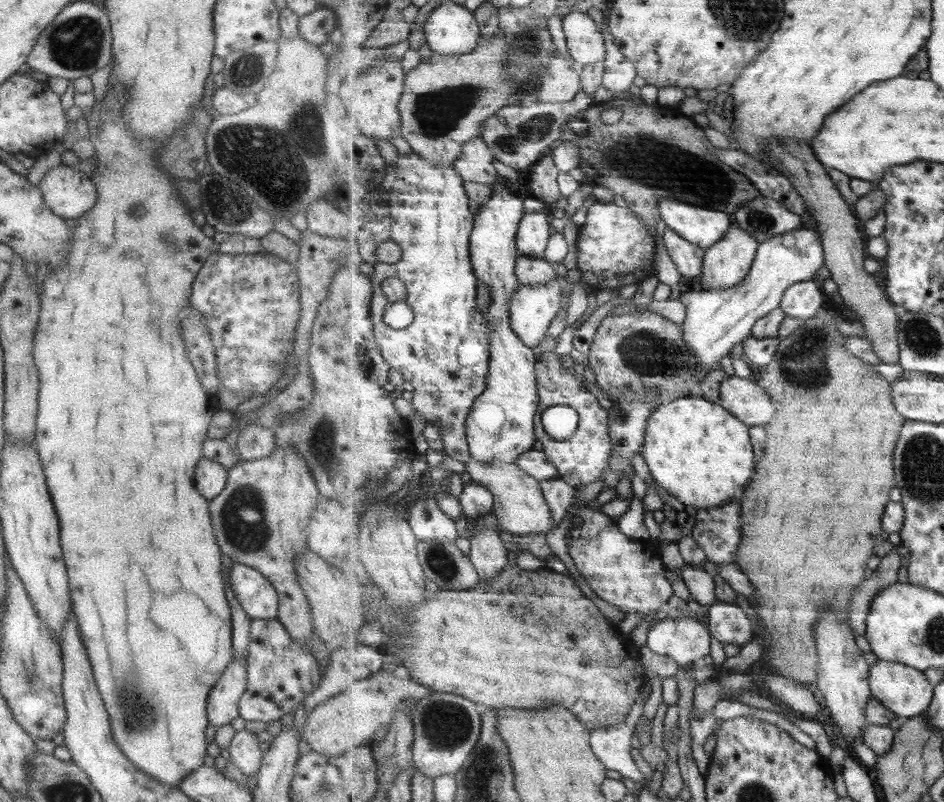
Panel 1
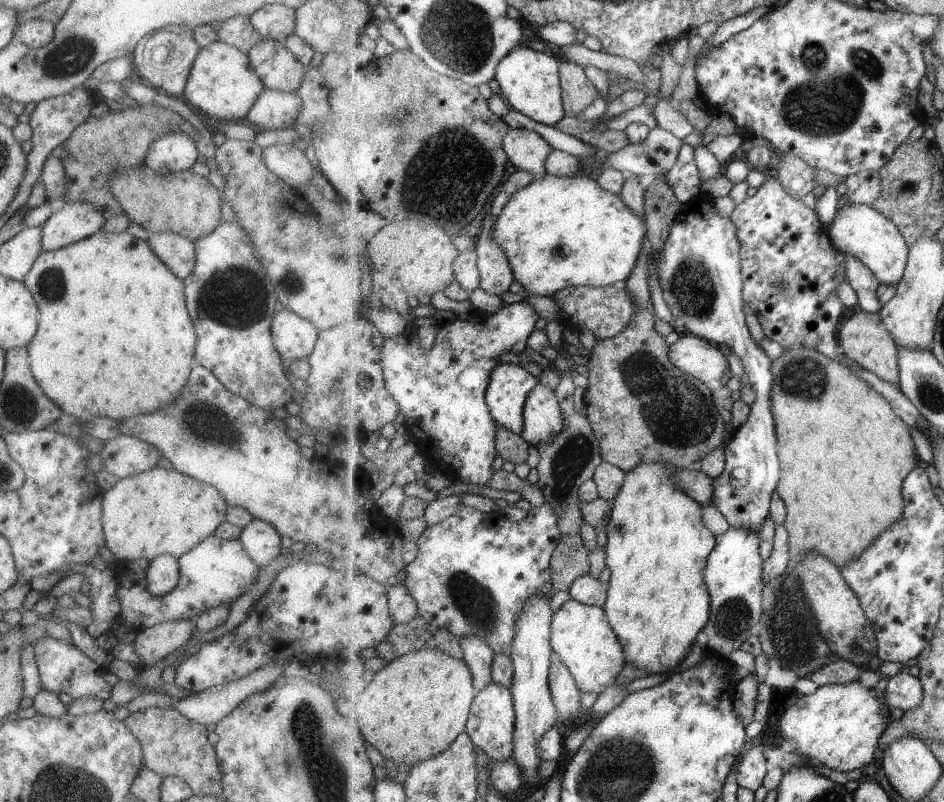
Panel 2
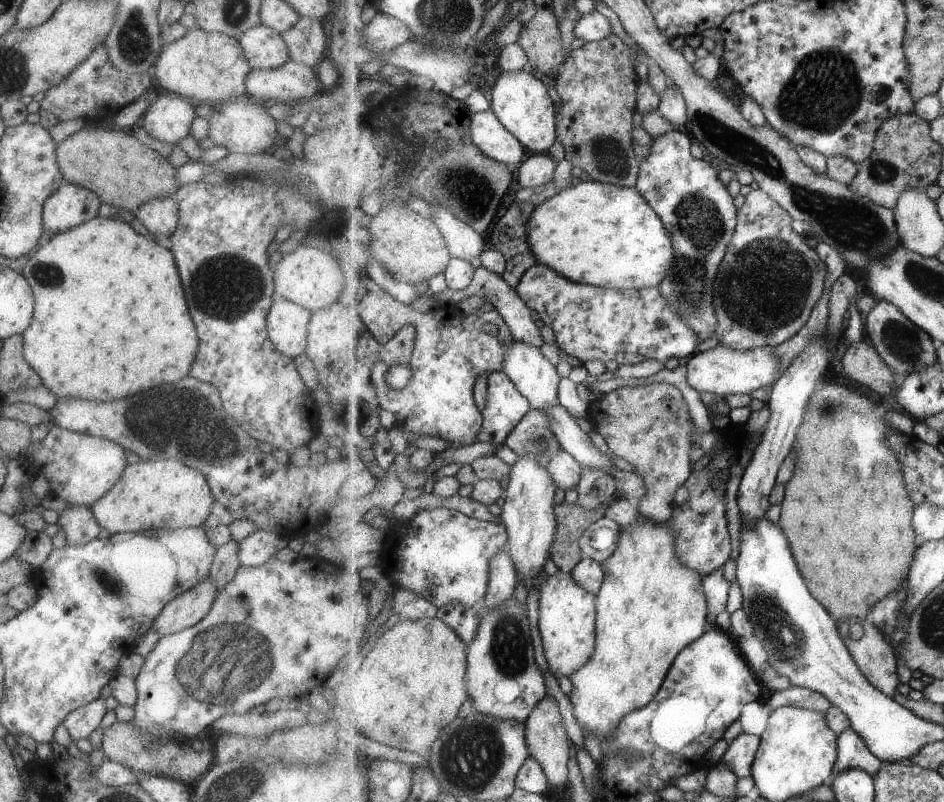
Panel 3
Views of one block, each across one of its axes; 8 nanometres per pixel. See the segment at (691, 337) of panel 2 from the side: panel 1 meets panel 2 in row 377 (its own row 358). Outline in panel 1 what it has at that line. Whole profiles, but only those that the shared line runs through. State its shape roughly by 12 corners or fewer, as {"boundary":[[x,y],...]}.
{"boundary":[[820,233],[760,243],[735,287],[688,292],[681,326],[705,375],[787,289],[825,266]]}

